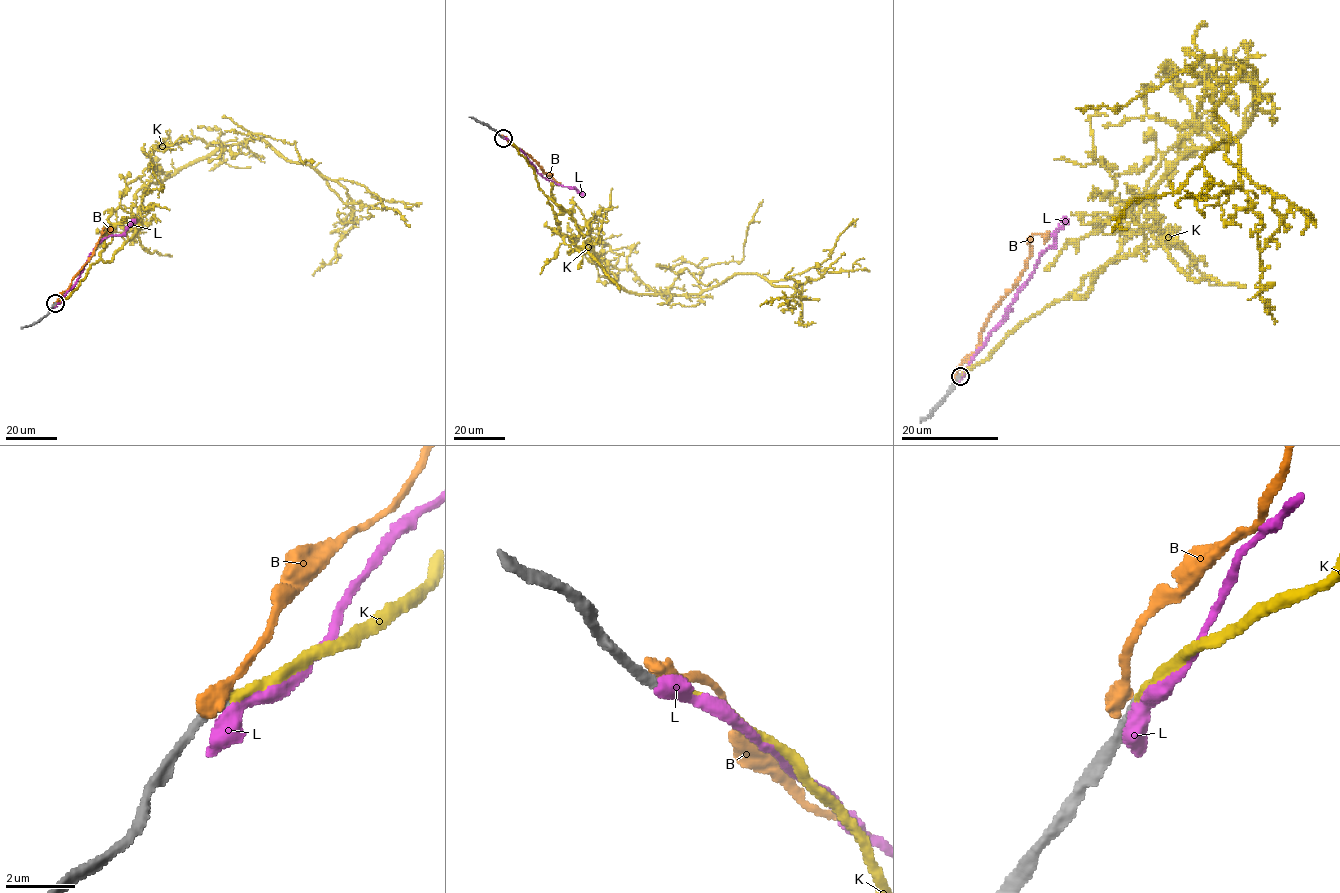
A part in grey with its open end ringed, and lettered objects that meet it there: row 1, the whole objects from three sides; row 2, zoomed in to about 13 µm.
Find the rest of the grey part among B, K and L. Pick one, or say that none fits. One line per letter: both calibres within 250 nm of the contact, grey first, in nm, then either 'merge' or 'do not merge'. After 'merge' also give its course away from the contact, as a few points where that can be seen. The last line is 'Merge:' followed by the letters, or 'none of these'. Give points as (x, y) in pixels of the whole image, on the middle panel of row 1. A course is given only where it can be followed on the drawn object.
B: calibres 340 and 550 nm; do not merge
K: calibres 280 and 220 nm; merge; course (503, 137), (588, 232), (613, 282), (633, 292), (696, 294), (757, 273), (803, 297), (759, 306)
L: calibres 320 and 400 nm; do not merge
Merge: K

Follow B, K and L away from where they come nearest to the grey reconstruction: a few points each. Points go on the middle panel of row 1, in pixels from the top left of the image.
B: (502, 136), (526, 153), (561, 184)
K: (503, 137), (588, 232), (613, 282), (633, 292), (696, 294), (757, 273), (803, 297), (759, 306)
L: (503, 137), (523, 153), (543, 177), (575, 189), (584, 196)

